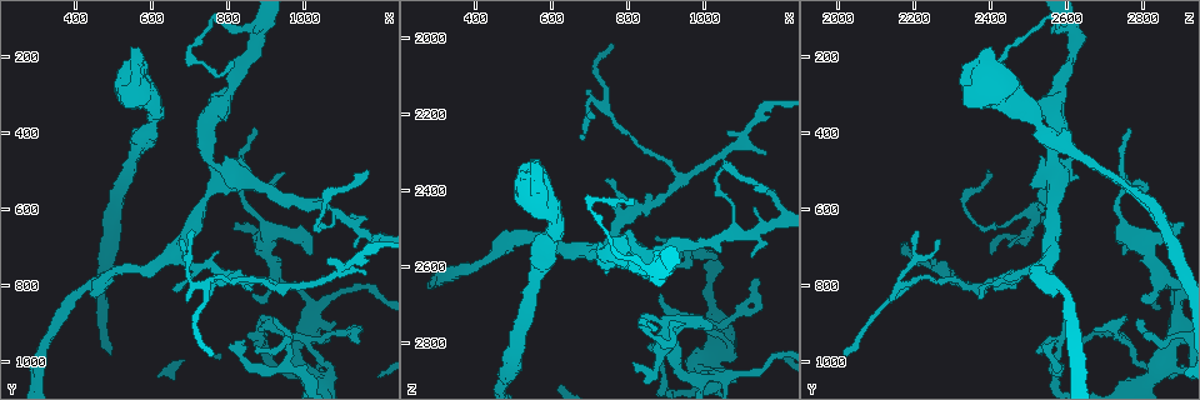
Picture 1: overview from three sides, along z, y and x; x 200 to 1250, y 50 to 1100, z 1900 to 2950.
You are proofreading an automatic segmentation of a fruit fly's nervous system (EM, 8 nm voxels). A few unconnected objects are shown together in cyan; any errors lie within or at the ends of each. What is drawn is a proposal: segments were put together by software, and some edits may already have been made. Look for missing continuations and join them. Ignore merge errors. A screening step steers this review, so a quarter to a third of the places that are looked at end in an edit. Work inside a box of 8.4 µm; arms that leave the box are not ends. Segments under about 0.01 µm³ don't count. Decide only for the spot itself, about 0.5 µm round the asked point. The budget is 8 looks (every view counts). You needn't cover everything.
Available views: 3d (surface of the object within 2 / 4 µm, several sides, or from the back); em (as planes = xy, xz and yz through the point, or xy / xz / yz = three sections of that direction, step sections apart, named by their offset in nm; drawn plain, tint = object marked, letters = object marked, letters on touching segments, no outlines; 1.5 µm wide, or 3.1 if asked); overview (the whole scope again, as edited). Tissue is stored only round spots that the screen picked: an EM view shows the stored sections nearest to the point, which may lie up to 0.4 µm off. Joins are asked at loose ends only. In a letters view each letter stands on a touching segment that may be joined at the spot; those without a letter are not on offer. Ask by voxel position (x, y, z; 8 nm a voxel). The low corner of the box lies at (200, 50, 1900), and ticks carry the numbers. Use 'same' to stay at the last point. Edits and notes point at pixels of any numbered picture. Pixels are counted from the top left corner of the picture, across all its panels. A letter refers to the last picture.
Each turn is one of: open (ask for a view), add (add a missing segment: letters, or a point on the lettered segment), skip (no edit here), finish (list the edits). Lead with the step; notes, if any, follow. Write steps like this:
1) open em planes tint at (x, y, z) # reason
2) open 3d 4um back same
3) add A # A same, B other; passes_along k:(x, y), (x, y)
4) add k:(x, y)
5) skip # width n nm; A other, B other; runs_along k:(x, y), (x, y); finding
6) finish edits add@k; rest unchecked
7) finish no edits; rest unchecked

open 3d 4um at (705, 660, 2210) # thin end

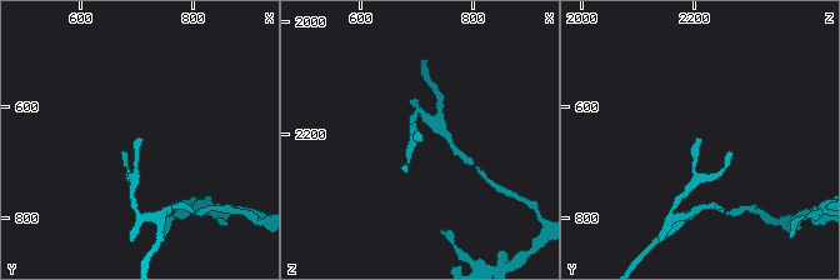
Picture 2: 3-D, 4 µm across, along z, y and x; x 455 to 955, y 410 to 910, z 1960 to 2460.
open em planes letters at (710, 660, 2210) # need the tissue

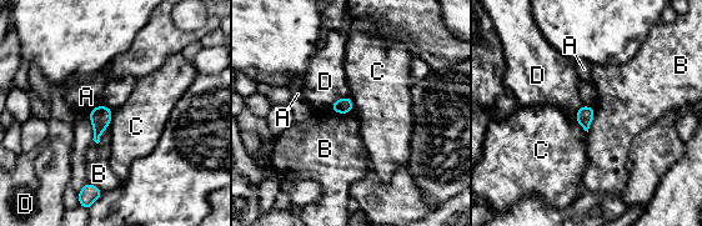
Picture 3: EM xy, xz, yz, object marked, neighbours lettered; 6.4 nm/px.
skip # A other, B other, C other, D other; border 3:(575, 115), (575, 119), (587, 132); none of them fits

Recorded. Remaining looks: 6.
open em planes letters at (760, 985, 2025) # tapers out

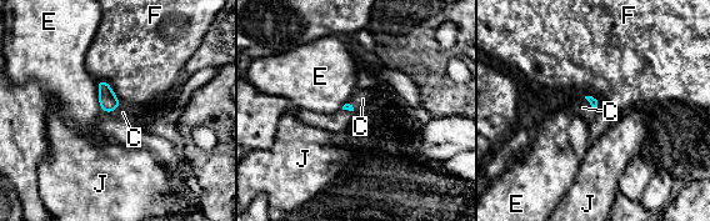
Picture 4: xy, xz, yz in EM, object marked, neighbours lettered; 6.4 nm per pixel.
add C # C same, E other, F other, J other; passes_along 4:(593, 101), (590, 104), (583, 108); the neuron continues

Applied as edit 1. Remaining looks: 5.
open 3d 2um at (750, 830, 2370) # thin end

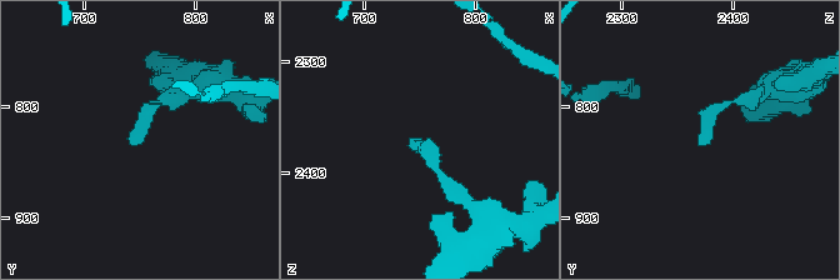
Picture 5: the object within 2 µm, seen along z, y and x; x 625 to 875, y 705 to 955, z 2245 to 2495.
open em planes letters at (742, 832, 2372)

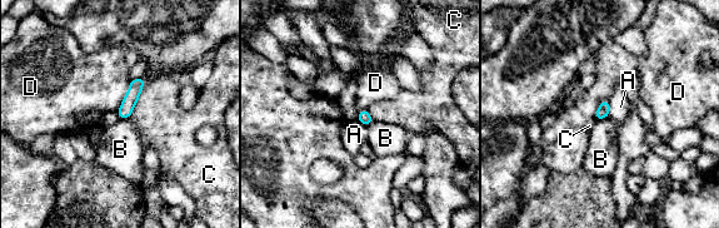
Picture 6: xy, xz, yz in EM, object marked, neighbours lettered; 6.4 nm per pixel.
skip # A other, B other, C other, D other; border 6:(130, 80), (129, 89), (116, 112); none of them fits

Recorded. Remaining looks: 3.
finish edits add@4; rest unchecked

